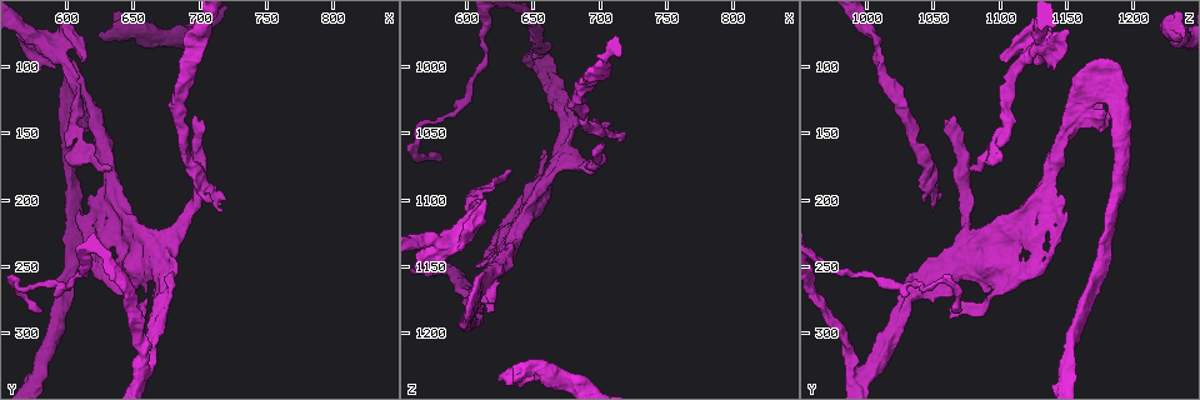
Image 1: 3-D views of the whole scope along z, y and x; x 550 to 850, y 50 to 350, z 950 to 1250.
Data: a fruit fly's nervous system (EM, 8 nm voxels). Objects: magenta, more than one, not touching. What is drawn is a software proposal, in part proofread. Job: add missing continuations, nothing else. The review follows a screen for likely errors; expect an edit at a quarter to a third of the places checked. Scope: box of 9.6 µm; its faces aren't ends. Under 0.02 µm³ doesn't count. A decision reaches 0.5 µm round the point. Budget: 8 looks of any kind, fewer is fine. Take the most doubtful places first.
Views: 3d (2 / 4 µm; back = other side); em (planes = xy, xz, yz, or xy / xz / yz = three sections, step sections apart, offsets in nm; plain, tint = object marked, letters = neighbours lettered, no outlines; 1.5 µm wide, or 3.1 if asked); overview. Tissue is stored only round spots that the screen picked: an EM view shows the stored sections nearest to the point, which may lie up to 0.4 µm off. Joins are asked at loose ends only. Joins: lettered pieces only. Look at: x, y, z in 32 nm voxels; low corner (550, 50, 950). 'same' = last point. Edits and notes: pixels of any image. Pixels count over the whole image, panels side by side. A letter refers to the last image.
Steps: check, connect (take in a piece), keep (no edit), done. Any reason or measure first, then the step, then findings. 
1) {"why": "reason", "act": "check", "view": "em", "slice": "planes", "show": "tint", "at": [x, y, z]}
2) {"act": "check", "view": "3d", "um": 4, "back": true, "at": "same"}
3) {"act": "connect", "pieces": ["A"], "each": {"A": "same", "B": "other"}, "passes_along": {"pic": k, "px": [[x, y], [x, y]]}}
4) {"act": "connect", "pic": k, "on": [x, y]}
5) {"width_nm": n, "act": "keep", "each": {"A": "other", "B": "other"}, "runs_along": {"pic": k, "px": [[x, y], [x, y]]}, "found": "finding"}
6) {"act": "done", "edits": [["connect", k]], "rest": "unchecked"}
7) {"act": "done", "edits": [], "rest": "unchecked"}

{"act": "check", "view": "em", "slice": "xy", "step": 4, "show": "letters", "at": [626, 78, 1234]}

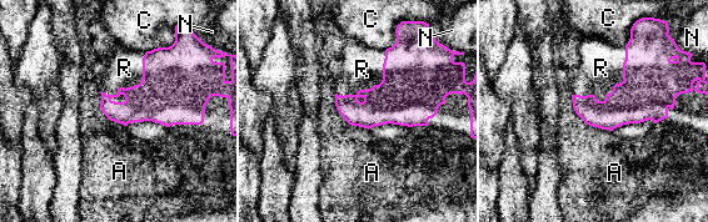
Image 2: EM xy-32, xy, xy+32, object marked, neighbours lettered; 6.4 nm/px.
{"why": "another direction", "act": "check", "view": "em", "slice": "planes", "show": "letters", "at": "same"}

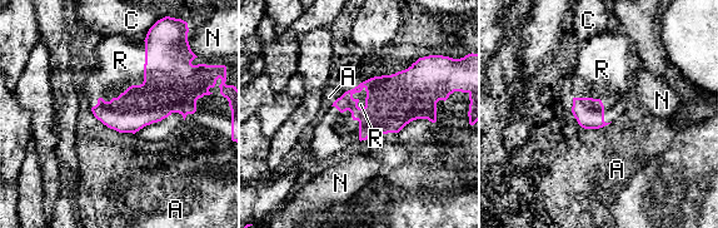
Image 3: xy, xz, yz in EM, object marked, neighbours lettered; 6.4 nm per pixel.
{"act": "connect", "pieces": ["R"], "each": {"A": "other", "C": "other", "N": "other", "R": "same"}, "found": "the neuron continues"}

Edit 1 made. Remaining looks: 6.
{"why": "thin end", "act": "check", "view": "em", "slice": "planes", "show": "letters", "at": [582, 284, 1070]}

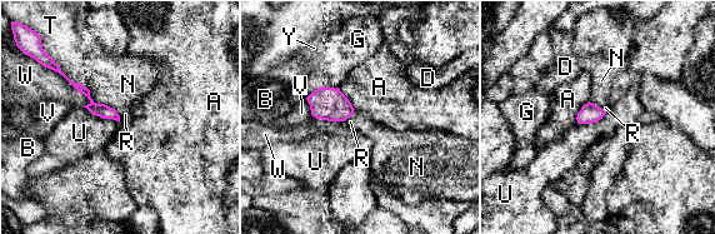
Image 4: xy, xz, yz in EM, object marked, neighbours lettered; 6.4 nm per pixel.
{"act": "keep", "each": {"A": "other", "B": "other", "D": "other", "G": "other", "N": "other", "R": "other", "T": "other", "U": "other", "V": "other", "W": "other", "Y": "other"}, "border": {"pic": 4, "px": [[88, 89], [120, 122]]}, "found": "no lettered piece goes on from it"}

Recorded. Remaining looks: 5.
{"why": "thin end", "act": "check", "view": "3d", "um": 2, "back": true, "at": [580, 104, 1142]}

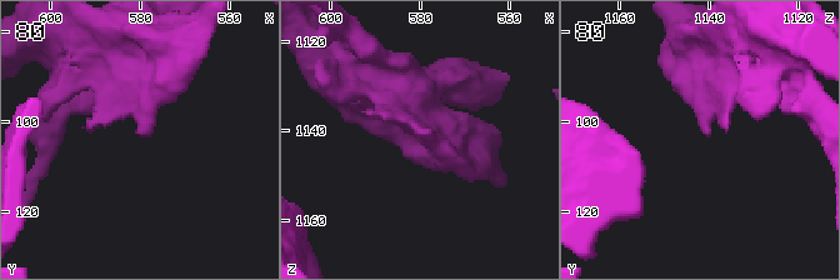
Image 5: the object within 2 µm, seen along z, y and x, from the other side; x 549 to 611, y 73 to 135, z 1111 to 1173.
{"act": "check", "view": "em", "slice": "xz", "step": 4, "show": "letters", "at": [579, 103, 1140]}

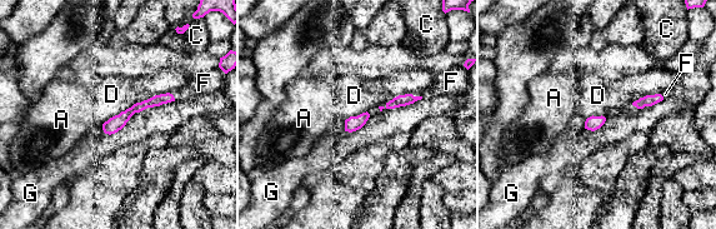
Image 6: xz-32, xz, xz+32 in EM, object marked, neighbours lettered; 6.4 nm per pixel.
{"act": "keep", "each": {"A": "other", "C": "other", "D": "other", "F": "other", "G": "other"}, "found": "none of them fits"}

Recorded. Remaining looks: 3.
{"act": "done", "edits": [["connect", 3]], "rest": "unchecked"}

